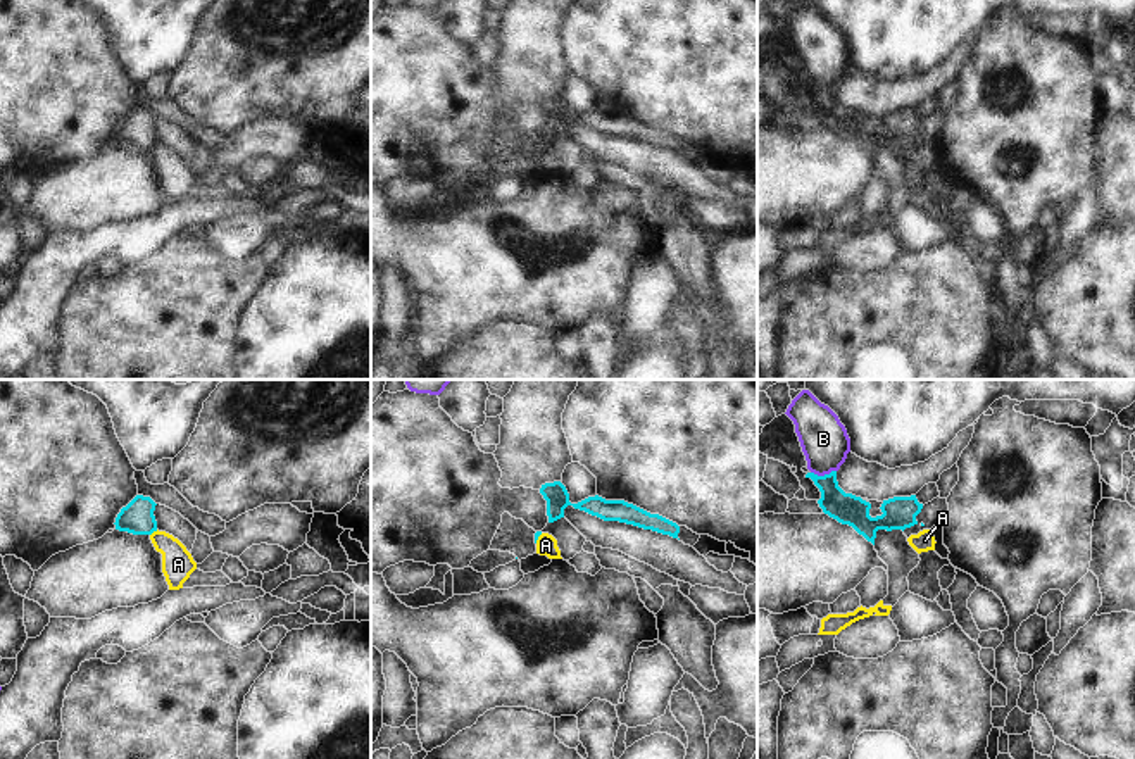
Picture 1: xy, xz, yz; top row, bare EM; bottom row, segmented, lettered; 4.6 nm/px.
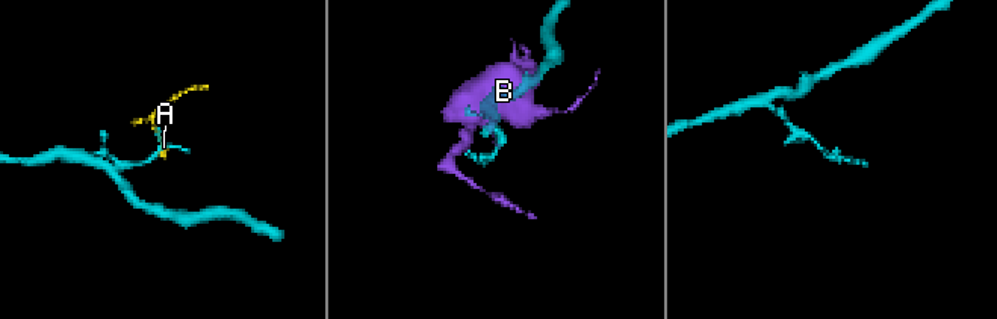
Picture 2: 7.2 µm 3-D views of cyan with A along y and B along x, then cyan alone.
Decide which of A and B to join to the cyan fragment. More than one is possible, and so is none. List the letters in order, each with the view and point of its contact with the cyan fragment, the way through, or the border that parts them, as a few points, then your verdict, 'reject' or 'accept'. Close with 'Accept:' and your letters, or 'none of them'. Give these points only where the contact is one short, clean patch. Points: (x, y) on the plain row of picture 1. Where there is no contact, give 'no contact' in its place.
A: meets cyan in xy at (154, 144); border along xy (157, 144), (150, 149); reject
B: meets cyan in yz at (825, 88); border along yz (835, 83), (825, 88), (811, 87); reject
Accept: none of them

